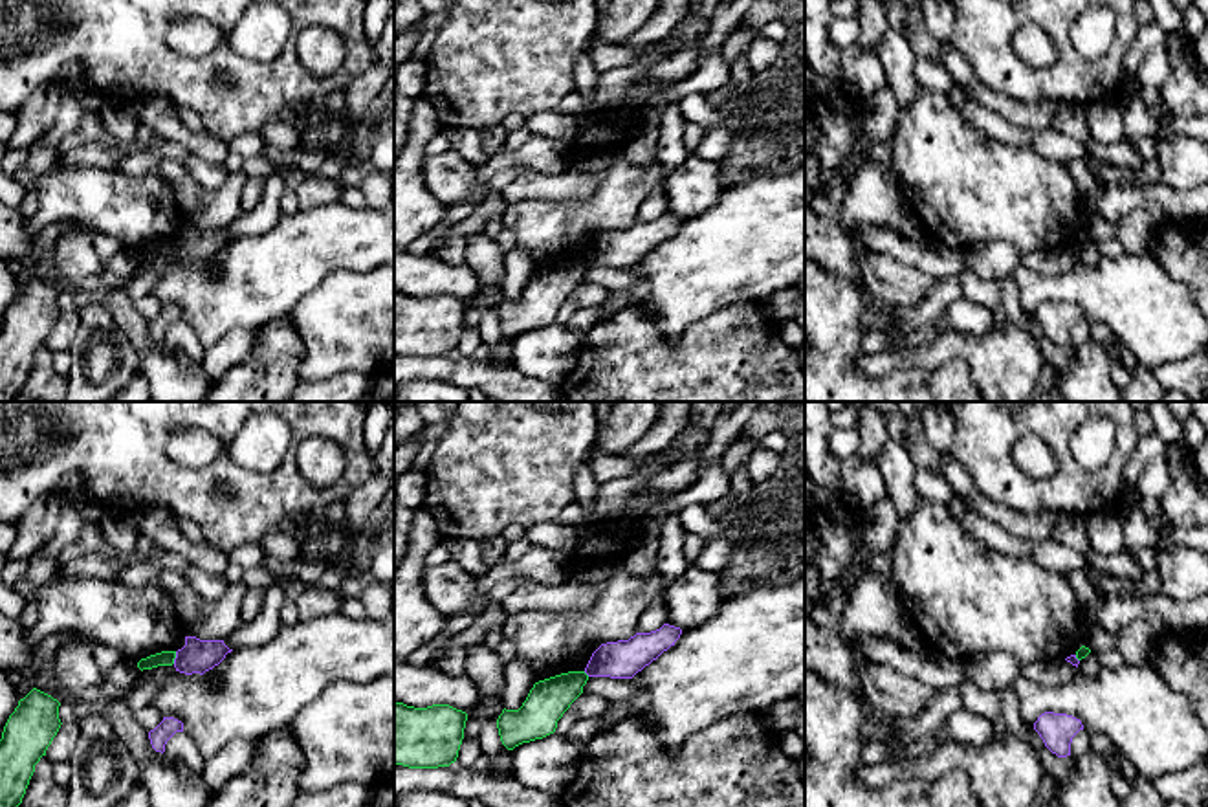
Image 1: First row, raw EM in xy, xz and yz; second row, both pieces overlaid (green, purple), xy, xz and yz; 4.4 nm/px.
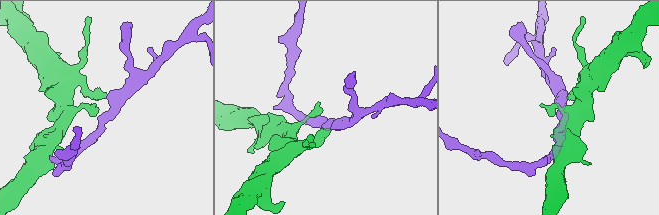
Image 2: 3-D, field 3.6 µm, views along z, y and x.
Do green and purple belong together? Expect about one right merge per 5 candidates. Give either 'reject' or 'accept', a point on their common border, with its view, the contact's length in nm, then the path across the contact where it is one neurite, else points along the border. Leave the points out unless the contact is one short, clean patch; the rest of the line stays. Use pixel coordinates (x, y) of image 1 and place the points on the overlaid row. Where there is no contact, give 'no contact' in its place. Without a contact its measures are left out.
reject; contact xy (175, 657); length 60 nm; border xy (176, 652), (173, 663)

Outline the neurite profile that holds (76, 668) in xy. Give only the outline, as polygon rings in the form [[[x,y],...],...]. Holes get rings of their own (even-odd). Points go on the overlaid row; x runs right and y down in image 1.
[[[68,642],[55,653],[55,679],[64,690],[103,690],[106,686],[104,673],[95,662],[90,646],[82,642]]]

